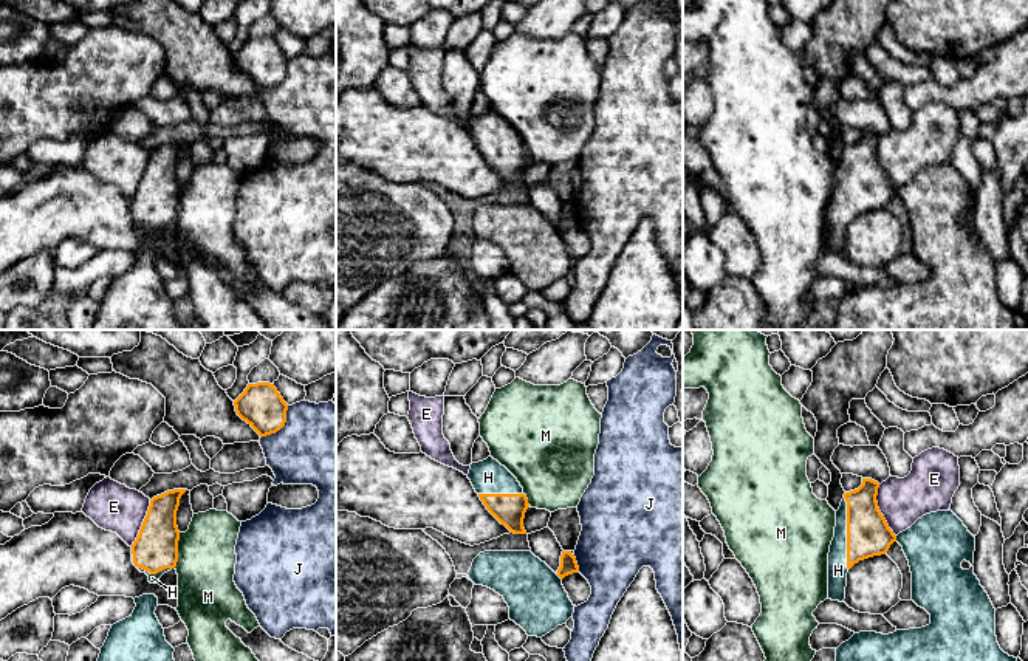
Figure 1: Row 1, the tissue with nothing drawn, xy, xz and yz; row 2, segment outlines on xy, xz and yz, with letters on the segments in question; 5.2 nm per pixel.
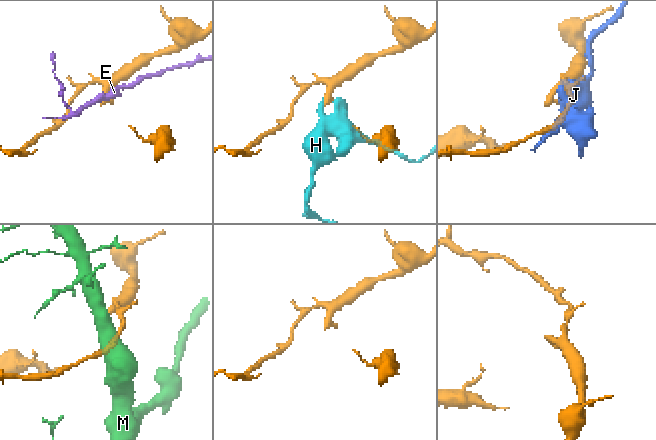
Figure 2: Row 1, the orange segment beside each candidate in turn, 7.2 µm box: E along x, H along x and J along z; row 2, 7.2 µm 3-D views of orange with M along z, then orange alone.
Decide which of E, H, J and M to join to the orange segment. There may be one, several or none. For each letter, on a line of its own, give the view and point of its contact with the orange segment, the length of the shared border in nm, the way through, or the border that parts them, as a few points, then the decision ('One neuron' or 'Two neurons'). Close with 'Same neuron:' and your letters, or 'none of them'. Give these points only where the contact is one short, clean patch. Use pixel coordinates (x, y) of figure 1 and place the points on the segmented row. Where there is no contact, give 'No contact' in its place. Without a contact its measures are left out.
E: Touches orange at yz (880, 511). Shared border 280 nm. Two neurons
H: Touches orange at yz (847, 533). Shared border 380 nm. One neuron
J: Touches orange at xy (280, 428). Shared border 220 nm. Two neurons
M: Touches orange at xy (177, 550). Shared border 190 nm. Boundary: xy (180, 533), (178, 561), (174, 567). Two neurons
Same neuron: H

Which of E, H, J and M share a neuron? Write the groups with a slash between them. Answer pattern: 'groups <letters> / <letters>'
groups E / H / J / M

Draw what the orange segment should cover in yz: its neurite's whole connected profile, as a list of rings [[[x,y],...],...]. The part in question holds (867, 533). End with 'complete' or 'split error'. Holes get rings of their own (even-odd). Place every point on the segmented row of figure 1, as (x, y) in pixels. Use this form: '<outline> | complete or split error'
[[[862,478],[862,485],[844,494],[836,511],[834,537],[828,553],[828,599],[844,602],[847,573],[859,560],[886,554],[893,542],[903,546],[912,573],[912,601],[930,615],[930,624],[921,628],[896,630],[889,635],[876,632],[855,633],[836,649],[836,661],[1017,661],[1005,653],[995,636],[995,608],[974,574],[975,537],[952,511],[923,515],[898,536],[889,528],[876,502],[879,483]]] | split error

